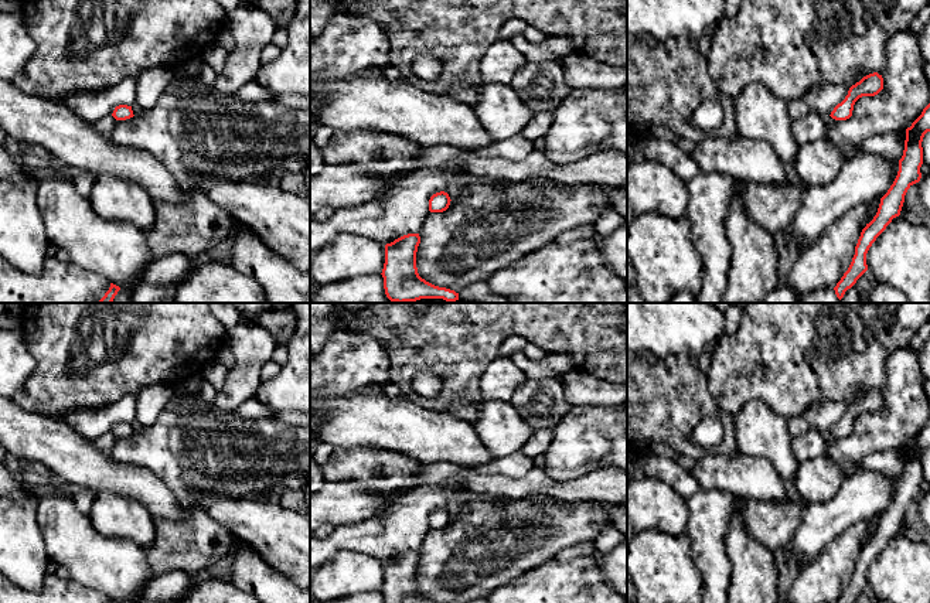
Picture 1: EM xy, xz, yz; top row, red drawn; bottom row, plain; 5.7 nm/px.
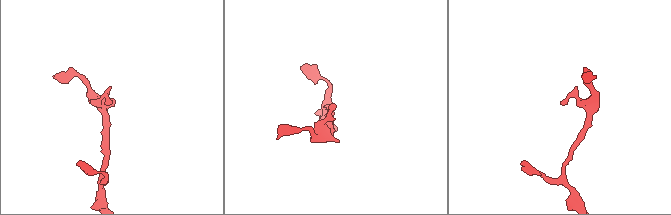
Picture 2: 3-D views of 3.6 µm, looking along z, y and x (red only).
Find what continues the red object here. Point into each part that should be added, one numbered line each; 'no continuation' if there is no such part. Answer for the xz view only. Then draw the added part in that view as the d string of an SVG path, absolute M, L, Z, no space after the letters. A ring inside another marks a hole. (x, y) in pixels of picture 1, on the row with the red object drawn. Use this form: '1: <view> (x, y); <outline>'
no continuation

